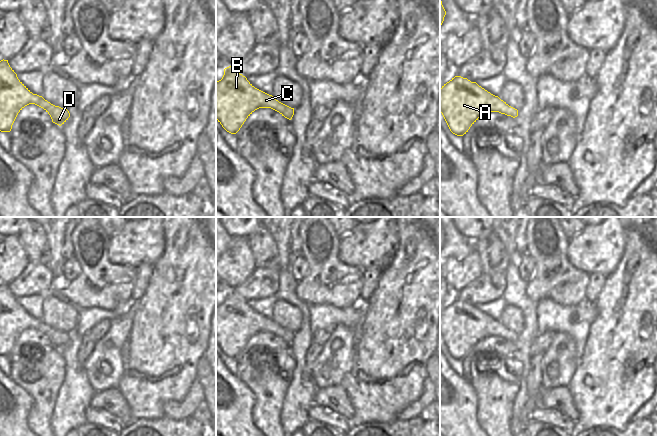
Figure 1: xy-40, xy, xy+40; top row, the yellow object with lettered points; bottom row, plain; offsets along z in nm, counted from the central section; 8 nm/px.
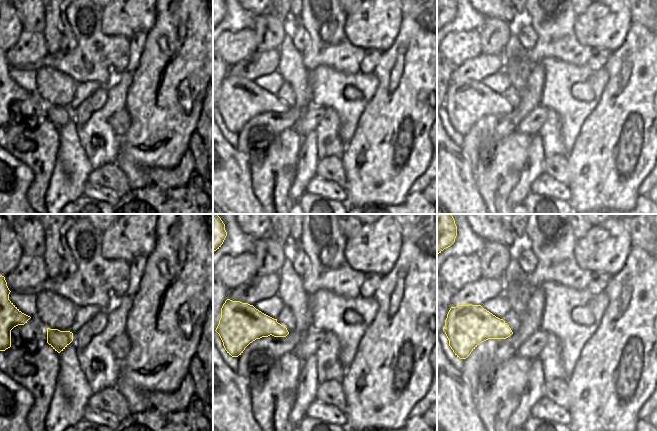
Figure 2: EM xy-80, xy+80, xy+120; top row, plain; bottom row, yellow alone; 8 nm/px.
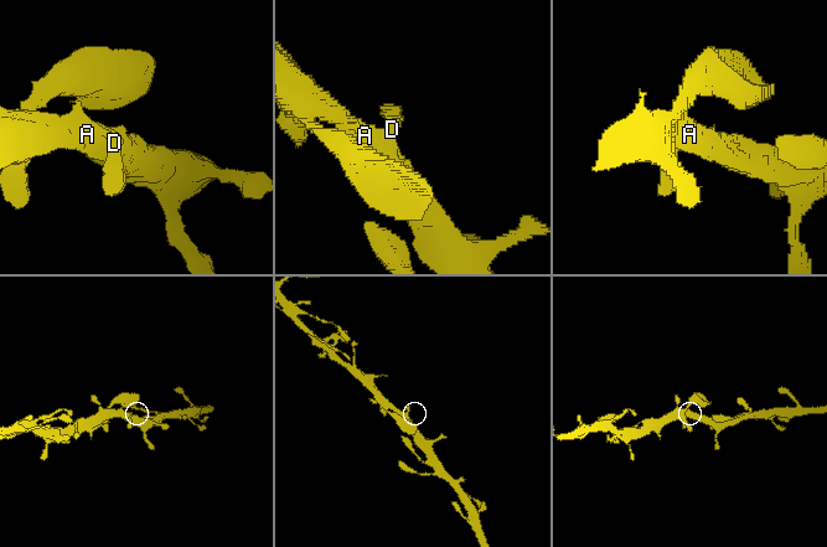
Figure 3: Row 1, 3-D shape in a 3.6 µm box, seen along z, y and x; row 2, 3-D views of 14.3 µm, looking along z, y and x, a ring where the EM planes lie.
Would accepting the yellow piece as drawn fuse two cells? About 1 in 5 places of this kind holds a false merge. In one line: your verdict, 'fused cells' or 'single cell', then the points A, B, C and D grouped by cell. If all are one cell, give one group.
single cell; groups A B C D

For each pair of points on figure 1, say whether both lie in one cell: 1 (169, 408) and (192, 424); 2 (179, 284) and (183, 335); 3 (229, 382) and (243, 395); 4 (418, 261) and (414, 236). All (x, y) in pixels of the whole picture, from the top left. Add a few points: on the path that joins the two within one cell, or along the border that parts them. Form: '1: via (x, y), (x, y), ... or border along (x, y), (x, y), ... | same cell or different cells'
1: border along (164, 415), (173, 419), (184, 419), (191, 416) | different cells
2: via (179, 297), (179, 322) | same cell
3: via (232, 385), (240, 393) | same cell
4: via (416, 255), (414, 242) | same cell

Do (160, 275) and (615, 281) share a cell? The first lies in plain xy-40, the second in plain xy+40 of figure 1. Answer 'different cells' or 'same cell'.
same cell

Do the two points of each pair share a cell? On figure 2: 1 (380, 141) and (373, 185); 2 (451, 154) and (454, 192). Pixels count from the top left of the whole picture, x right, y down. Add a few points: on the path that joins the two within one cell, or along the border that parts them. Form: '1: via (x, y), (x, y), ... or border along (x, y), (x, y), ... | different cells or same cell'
1: via (380, 152), (380, 168), (375, 174) | same cell
2: via (451, 163), (452, 183) | same cell

